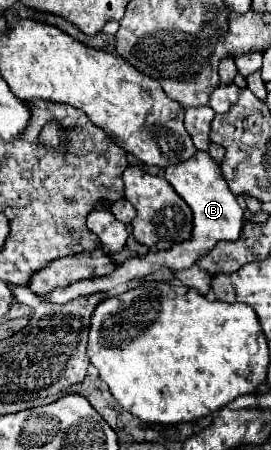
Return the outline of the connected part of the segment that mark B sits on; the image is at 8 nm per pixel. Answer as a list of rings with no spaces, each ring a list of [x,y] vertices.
[[[197,150],[195,156],[191,156],[185,162],[177,162],[173,166],[165,168],[165,180],[175,188],[175,192],[187,202],[187,206],[193,212],[193,232],[191,238],[185,242],[177,242],[175,246],[171,246],[169,250],[149,250],[145,256],[139,258],[129,258],[125,260],[113,274],[107,276],[99,276],[99,278],[89,278],[89,280],[79,280],[73,282],[65,288],[55,288],[53,292],[41,296],[45,302],[55,302],[55,304],[67,304],[75,298],[81,296],[91,296],[91,294],[109,294],[109,296],[117,296],[129,288],[139,286],[145,276],[157,272],[159,268],[169,268],[169,270],[185,270],[191,268],[199,258],[203,258],[205,254],[211,252],[211,248],[217,242],[223,240],[237,240],[243,228],[243,208],[237,204],[235,196],[231,194],[221,166],[209,156],[209,152]]]

